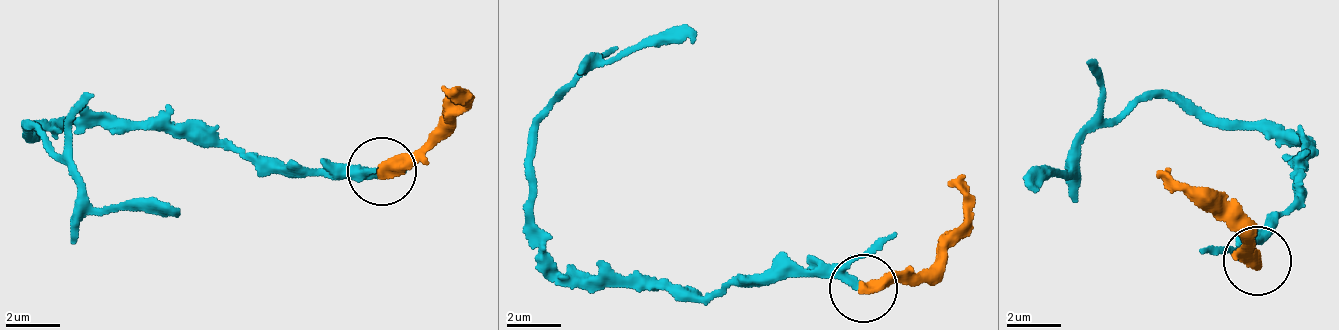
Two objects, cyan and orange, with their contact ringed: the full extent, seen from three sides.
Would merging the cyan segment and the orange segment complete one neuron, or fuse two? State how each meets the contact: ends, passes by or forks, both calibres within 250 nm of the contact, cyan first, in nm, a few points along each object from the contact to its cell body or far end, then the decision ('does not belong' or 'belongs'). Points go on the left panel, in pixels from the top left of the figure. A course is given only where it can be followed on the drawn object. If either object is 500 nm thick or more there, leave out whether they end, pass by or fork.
cyan passes by | orange ends | 200/460 nm | cyan via (383, 169), (273, 169), (229, 140), (38, 124), (30, 140), (25, 129), (59, 158), (96, 207), (181, 210) | orange via (383, 169), (449, 124), (465, 108), (447, 90) | belongs

